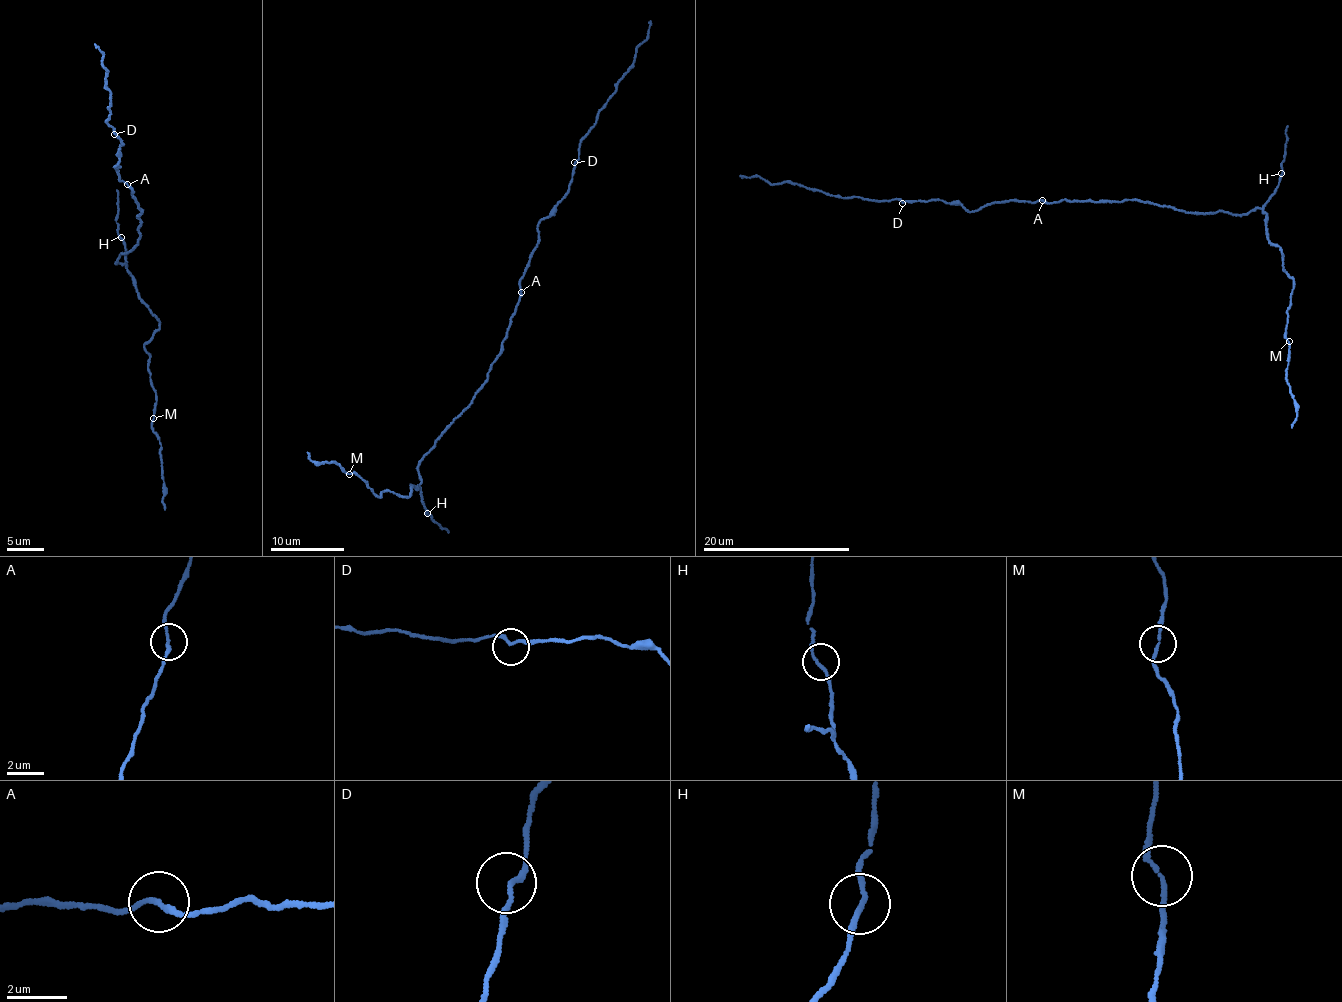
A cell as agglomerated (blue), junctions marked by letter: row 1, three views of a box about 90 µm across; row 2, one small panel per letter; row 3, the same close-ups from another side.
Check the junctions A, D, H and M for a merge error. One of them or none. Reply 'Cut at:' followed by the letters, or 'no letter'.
Cut at: no letter

